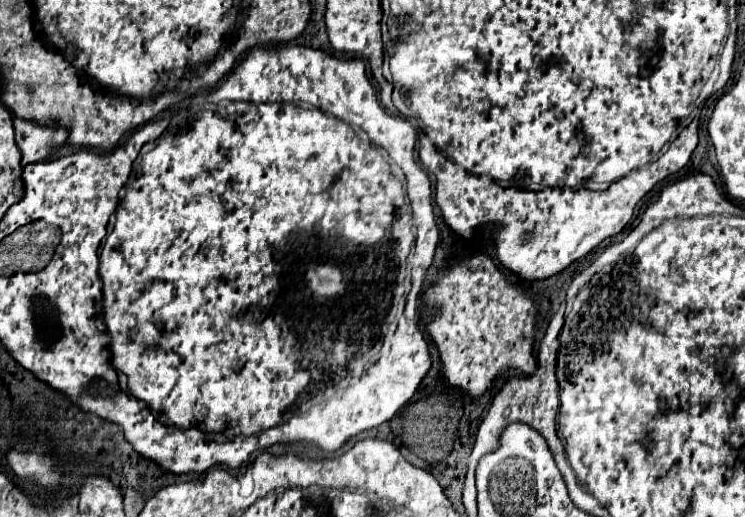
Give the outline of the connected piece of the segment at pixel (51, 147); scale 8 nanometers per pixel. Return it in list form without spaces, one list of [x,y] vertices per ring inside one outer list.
[[[14,118],[14,130],[16,130],[16,146],[20,148],[22,154],[22,166],[48,160],[68,140],[66,136],[68,130],[58,128],[56,124],[50,128],[34,120]]]

